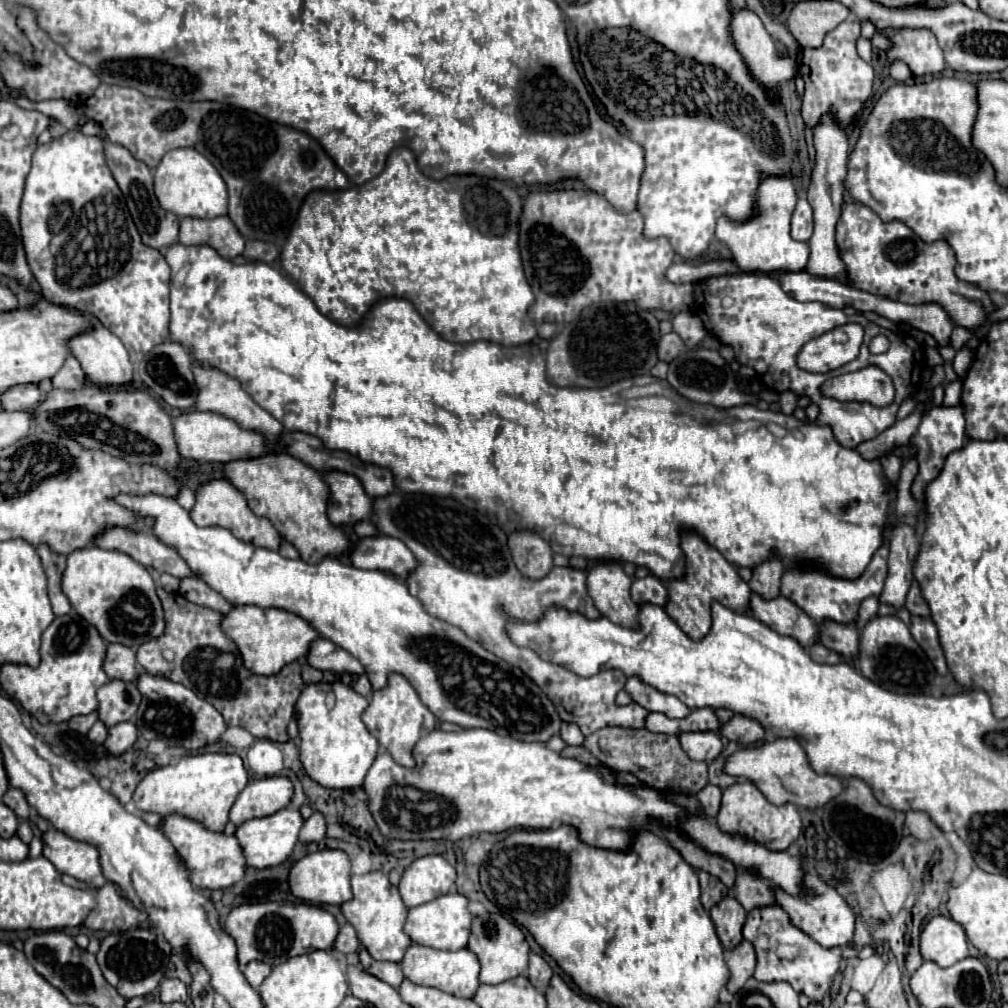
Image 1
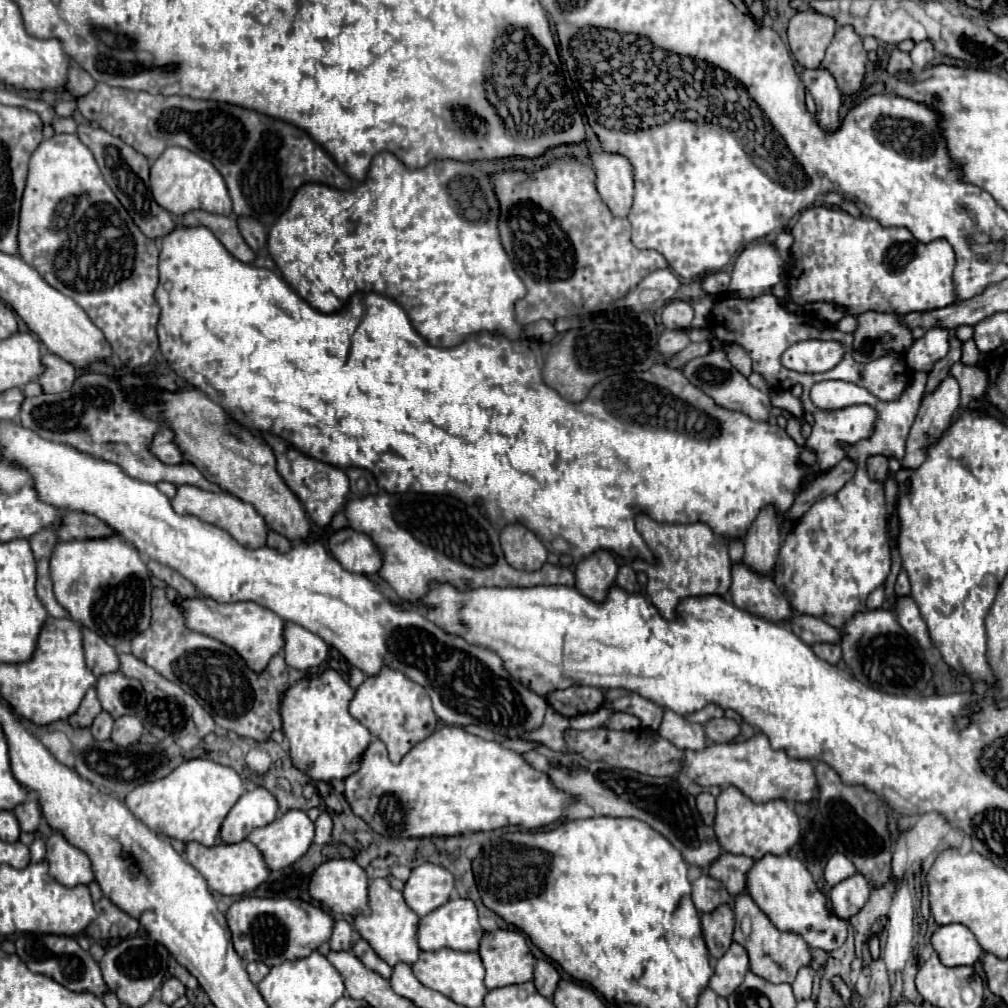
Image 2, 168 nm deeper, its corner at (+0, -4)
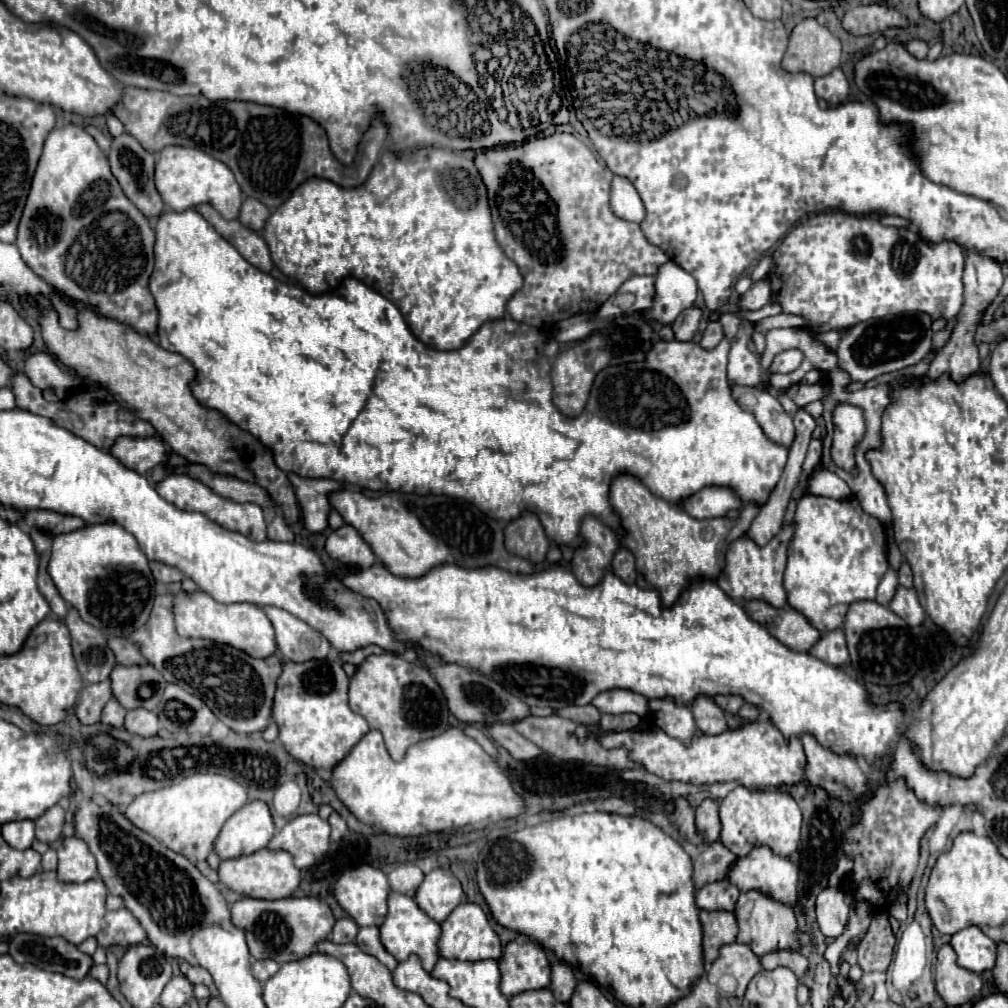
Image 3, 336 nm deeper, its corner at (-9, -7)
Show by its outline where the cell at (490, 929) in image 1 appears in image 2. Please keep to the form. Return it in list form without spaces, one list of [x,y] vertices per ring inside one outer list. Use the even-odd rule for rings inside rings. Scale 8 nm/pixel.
[[[519,930],[485,932],[479,942],[479,956],[487,970],[485,986],[489,990],[523,984],[533,978],[535,958]]]

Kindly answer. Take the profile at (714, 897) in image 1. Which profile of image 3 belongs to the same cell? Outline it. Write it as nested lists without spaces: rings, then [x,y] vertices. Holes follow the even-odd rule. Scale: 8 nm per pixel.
[[[726,879],[708,883],[696,893],[696,907],[706,911],[716,911],[716,909],[734,911],[738,895],[740,895],[738,887],[732,887],[732,883],[728,883]]]

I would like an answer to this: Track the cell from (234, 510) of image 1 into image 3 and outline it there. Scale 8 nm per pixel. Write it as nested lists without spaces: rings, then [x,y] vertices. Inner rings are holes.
[[[168,473],[160,483],[154,485],[154,489],[164,499],[168,499],[170,503],[176,503],[176,507],[180,507],[184,511],[200,511],[208,519],[212,519],[214,523],[218,523],[218,525],[222,525],[230,531],[238,531],[238,533],[246,535],[248,539],[254,539],[254,541],[264,541],[266,539],[266,521],[264,521],[262,509],[256,503],[236,503],[232,499],[224,499],[224,497],[216,495],[202,481],[192,479],[190,475],[184,475],[184,473]]]

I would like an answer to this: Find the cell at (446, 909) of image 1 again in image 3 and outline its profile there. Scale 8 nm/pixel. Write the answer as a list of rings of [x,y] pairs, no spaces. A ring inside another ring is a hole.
[[[462,903],[458,905],[450,917],[442,923],[442,937],[440,937],[440,955],[444,959],[458,959],[458,961],[482,961],[482,959],[500,959],[502,945],[498,935],[488,923],[486,913],[476,903]]]

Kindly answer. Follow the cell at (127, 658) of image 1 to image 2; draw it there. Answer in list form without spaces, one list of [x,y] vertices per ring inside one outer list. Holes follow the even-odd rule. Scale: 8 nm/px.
[[[83,628],[83,646],[85,646],[85,660],[91,672],[99,678],[109,672],[119,672],[119,654],[115,648],[111,648],[101,636],[95,636],[95,632],[87,632]]]

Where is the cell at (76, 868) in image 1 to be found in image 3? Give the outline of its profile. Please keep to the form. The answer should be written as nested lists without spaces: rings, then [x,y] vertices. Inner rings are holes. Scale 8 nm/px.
[[[66,837],[58,847],[58,879],[64,883],[84,883],[98,877],[96,859],[80,837]]]

